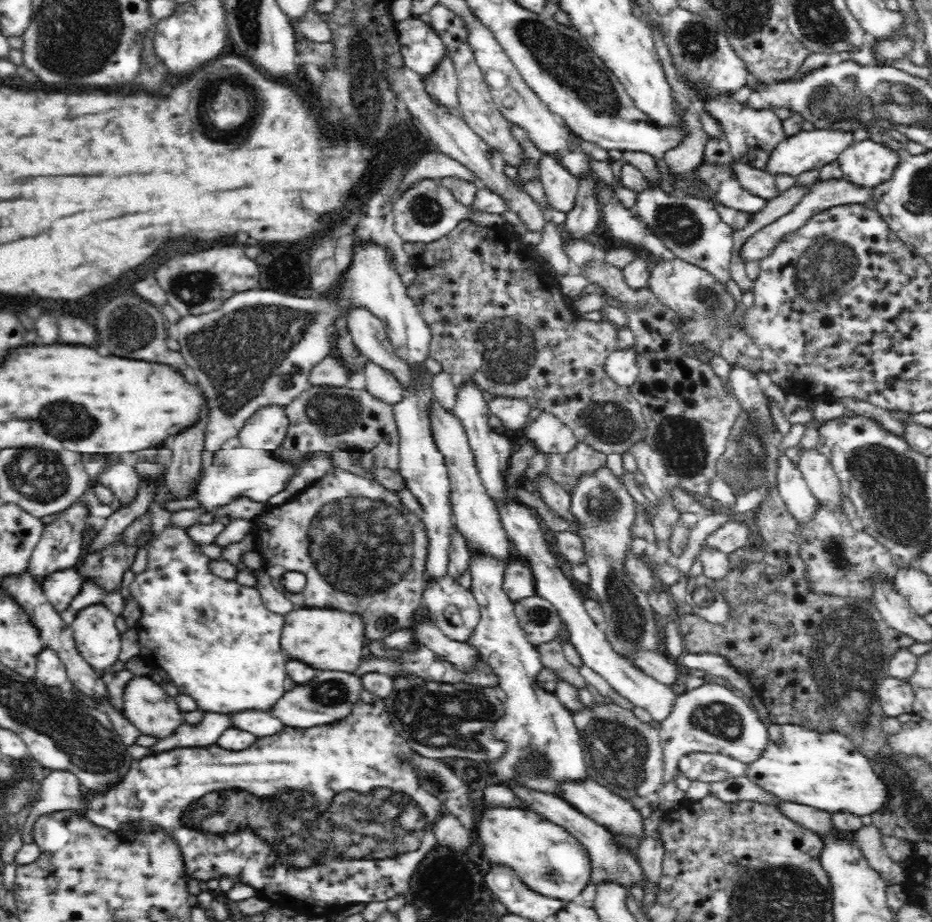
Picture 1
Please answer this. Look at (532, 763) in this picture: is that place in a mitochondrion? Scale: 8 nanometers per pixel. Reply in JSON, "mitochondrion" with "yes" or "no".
{"mitochondrion":"yes"}

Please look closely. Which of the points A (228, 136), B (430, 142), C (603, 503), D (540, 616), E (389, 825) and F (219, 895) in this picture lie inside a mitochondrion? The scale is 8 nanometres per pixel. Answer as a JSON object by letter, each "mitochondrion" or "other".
{"A":"other","B":"other","C":"mitochondrion","D":"mitochondrion","E":"mitochondrion","F":"other"}

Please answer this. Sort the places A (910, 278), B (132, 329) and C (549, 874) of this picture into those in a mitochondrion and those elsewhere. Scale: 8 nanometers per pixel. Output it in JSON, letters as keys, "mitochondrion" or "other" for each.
{"A":"other","B":"mitochondrion","C":"mitochondrion"}

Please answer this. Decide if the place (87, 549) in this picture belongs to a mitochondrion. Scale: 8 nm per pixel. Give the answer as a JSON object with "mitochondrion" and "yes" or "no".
{"mitochondrion":"no"}

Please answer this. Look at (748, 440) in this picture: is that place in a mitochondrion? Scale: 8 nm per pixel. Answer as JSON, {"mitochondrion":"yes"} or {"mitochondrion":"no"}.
{"mitochondrion":"yes"}

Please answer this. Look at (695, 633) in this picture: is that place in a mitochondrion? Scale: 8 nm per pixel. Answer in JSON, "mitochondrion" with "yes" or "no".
{"mitochondrion":"no"}

